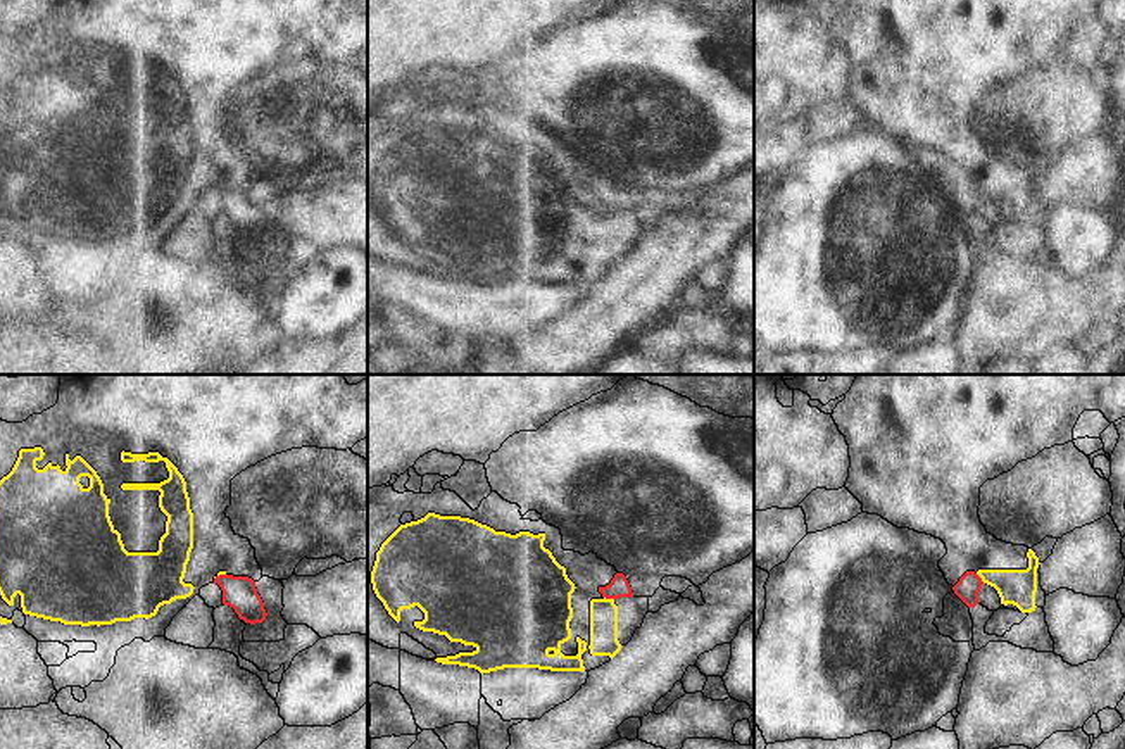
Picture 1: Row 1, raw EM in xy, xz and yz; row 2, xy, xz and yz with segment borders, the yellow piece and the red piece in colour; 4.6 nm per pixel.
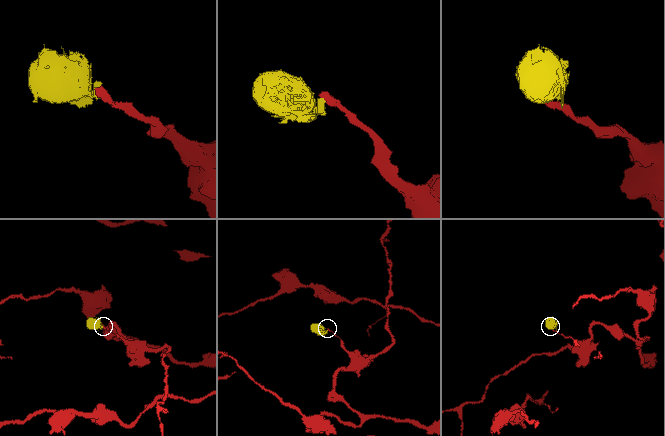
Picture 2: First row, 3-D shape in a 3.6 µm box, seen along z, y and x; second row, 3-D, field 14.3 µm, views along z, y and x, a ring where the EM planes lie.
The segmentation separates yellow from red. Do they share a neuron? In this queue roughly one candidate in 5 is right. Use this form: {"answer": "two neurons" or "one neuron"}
{"answer": "two neurons"}

